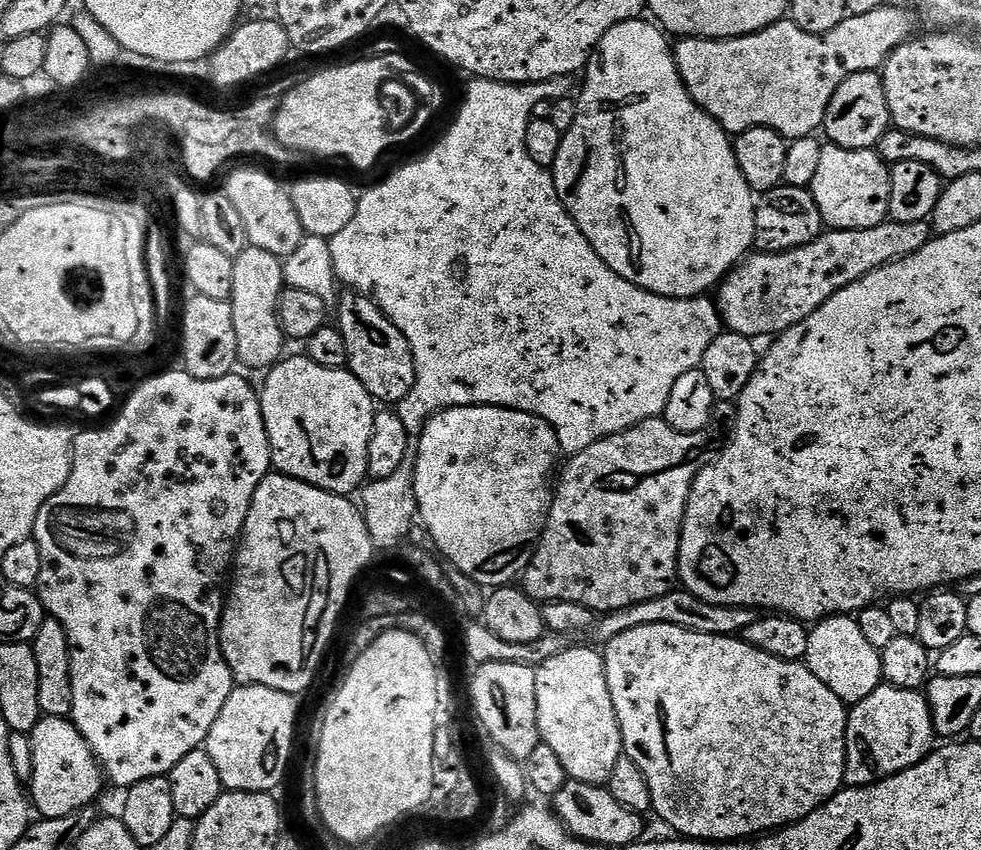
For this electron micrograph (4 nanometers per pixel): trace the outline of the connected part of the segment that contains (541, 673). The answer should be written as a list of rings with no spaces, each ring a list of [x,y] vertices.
[[[569,646],[562,654],[542,662],[536,668],[536,697],[540,739],[558,753],[562,766],[566,766],[566,774],[578,782],[607,785],[610,770],[614,770],[614,762],[622,755],[624,743],[610,698],[610,686],[606,682],[603,655],[592,648]]]

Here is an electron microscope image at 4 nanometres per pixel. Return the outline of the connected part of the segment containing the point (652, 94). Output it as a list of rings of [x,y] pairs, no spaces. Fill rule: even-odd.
[[[648,18],[622,22],[601,38],[600,45],[593,52],[592,59],[588,61],[586,69],[588,81],[585,82],[584,89],[576,100],[578,118],[574,118],[574,126],[570,126],[570,130],[564,133],[558,158],[550,171],[554,186],[558,190],[558,198],[566,206],[570,218],[574,218],[578,230],[582,230],[590,246],[594,246],[602,262],[606,262],[606,266],[610,266],[614,274],[626,278],[626,282],[634,282],[634,286],[642,290],[659,296],[675,300],[693,300],[695,296],[711,293],[720,281],[749,255],[756,238],[754,222],[758,200],[738,166],[733,137],[724,131],[709,112],[702,110],[698,102],[694,102],[694,98],[682,82],[682,74],[676,65],[676,53],[670,40],[668,44],[667,39],[669,40],[669,37],[664,29]]]

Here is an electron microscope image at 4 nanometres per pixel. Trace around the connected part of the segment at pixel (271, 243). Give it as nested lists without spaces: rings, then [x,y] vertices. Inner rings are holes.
[[[240,168],[229,174],[222,191],[238,209],[242,223],[246,225],[246,238],[251,247],[283,258],[294,254],[294,250],[302,246],[306,233],[298,218],[298,210],[294,210],[288,188],[280,185],[274,177],[256,168]]]

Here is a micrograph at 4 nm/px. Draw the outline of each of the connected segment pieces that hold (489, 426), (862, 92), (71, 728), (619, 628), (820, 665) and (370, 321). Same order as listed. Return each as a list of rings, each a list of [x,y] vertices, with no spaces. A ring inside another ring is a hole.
[[[485,404],[474,406],[462,406],[461,408],[448,408],[445,412],[439,412],[431,416],[420,431],[418,443],[415,445],[416,469],[414,470],[414,490],[416,491],[416,506],[419,519],[428,527],[434,543],[440,547],[439,555],[454,562],[459,570],[480,584],[484,590],[495,590],[511,585],[512,580],[521,575],[528,563],[532,561],[532,553],[536,547],[536,541],[544,533],[544,527],[548,521],[548,512],[552,509],[552,497],[554,495],[554,473],[556,468],[556,456],[561,455],[560,439],[556,437],[556,431],[542,418],[538,418],[529,412],[519,412],[513,408],[495,408]]]
[[[879,71],[863,72],[854,74],[838,86],[834,98],[830,98],[830,106],[826,110],[824,119],[823,135],[828,135],[827,139],[831,143],[837,144],[840,148],[846,150],[866,150],[875,149],[879,145],[882,134],[886,134],[889,128],[893,127],[890,106],[886,102],[886,90],[884,89],[884,77]]]
[[[44,716],[30,734],[33,750],[33,776],[30,781],[30,800],[46,820],[66,818],[78,810],[95,805],[100,791],[106,788],[106,777],[90,750],[86,738],[71,719],[63,716]]]
[[[673,590],[662,594],[662,598],[650,598],[650,602],[638,602],[634,606],[626,606],[622,610],[601,615],[595,621],[594,633],[596,632],[601,642],[607,642],[618,638],[618,634],[626,634],[626,630],[634,630],[638,626],[669,624],[682,626],[682,630],[694,630],[698,634],[739,637],[746,630],[746,626],[750,626],[757,619],[757,609],[711,604],[708,600],[699,600],[692,592]]]
[[[848,614],[829,616],[819,621],[809,631],[809,644],[803,663],[817,676],[842,702],[849,706],[862,702],[862,698],[870,698],[874,690],[879,688],[884,675],[882,674],[882,658],[880,649],[870,646],[870,642],[862,634],[859,619]]]
[[[344,290],[339,293],[339,304],[338,327],[342,338],[346,338],[348,371],[356,375],[362,386],[366,386],[373,401],[384,406],[399,404],[416,385],[416,367],[410,342],[402,334],[402,330],[398,330],[398,326],[394,326],[394,322],[386,318],[383,310],[369,296],[364,296],[361,292]]]

